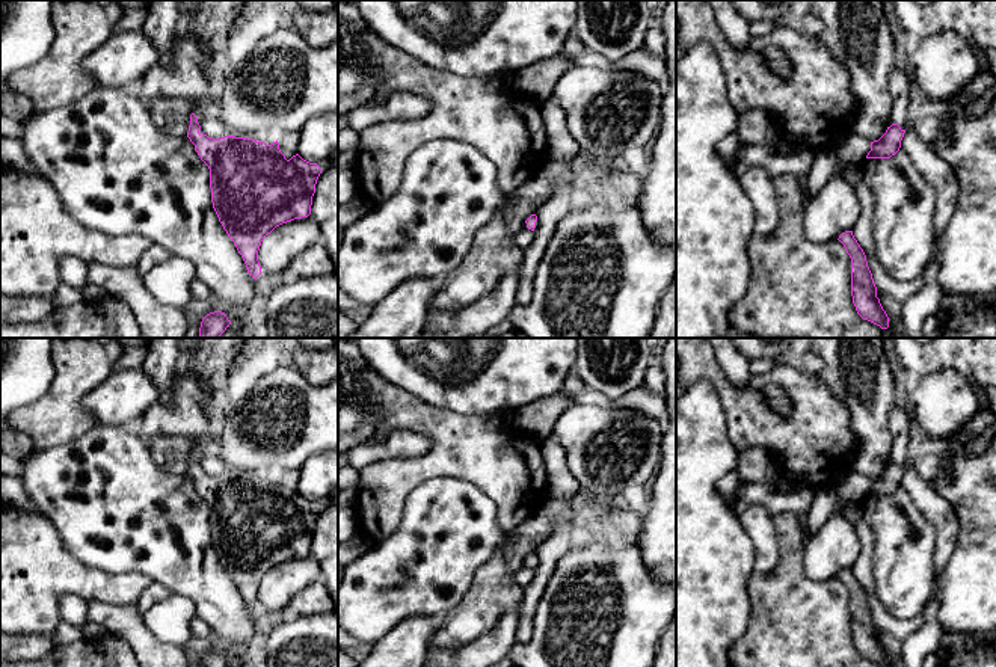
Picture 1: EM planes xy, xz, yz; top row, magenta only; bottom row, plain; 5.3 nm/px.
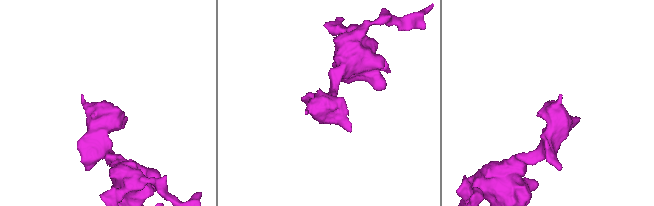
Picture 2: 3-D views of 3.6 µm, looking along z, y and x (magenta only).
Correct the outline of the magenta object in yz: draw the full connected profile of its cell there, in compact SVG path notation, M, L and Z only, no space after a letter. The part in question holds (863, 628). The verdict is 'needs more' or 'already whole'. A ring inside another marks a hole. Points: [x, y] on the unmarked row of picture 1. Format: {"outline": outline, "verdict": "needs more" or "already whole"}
{"outline": "M845 569L838 576L851 596L851 634L857 652L881 667L889 665L889 655L877 635L877 625L868 605L866 593L853 569Z", "verdict": "already whole"}

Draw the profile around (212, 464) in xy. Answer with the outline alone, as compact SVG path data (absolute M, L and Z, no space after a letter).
M216 450L205 454L201 460L201 468L204 472L213 477L220 477L225 474L229 474L228 465L223 462L223 459L217 454Z

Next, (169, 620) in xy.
M172 593L157 601L142 617L158 641L184 647L192 638L190 622L196 608L190 599Z

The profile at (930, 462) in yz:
M930 444L908 448L905 469L911 466L928 484L939 475L946 475L949 472L949 463L943 453Z

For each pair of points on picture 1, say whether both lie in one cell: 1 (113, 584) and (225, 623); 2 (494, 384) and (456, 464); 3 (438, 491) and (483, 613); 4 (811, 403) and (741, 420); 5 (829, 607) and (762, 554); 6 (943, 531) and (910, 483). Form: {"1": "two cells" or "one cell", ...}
{"1": "two cells", "2": "two cells", "3": "two cells", "4": "one cell", "5": "two cells", "6": "one cell"}

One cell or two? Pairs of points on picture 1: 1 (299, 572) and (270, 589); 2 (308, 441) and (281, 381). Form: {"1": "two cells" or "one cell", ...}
{"1": "one cell", "2": "one cell"}

